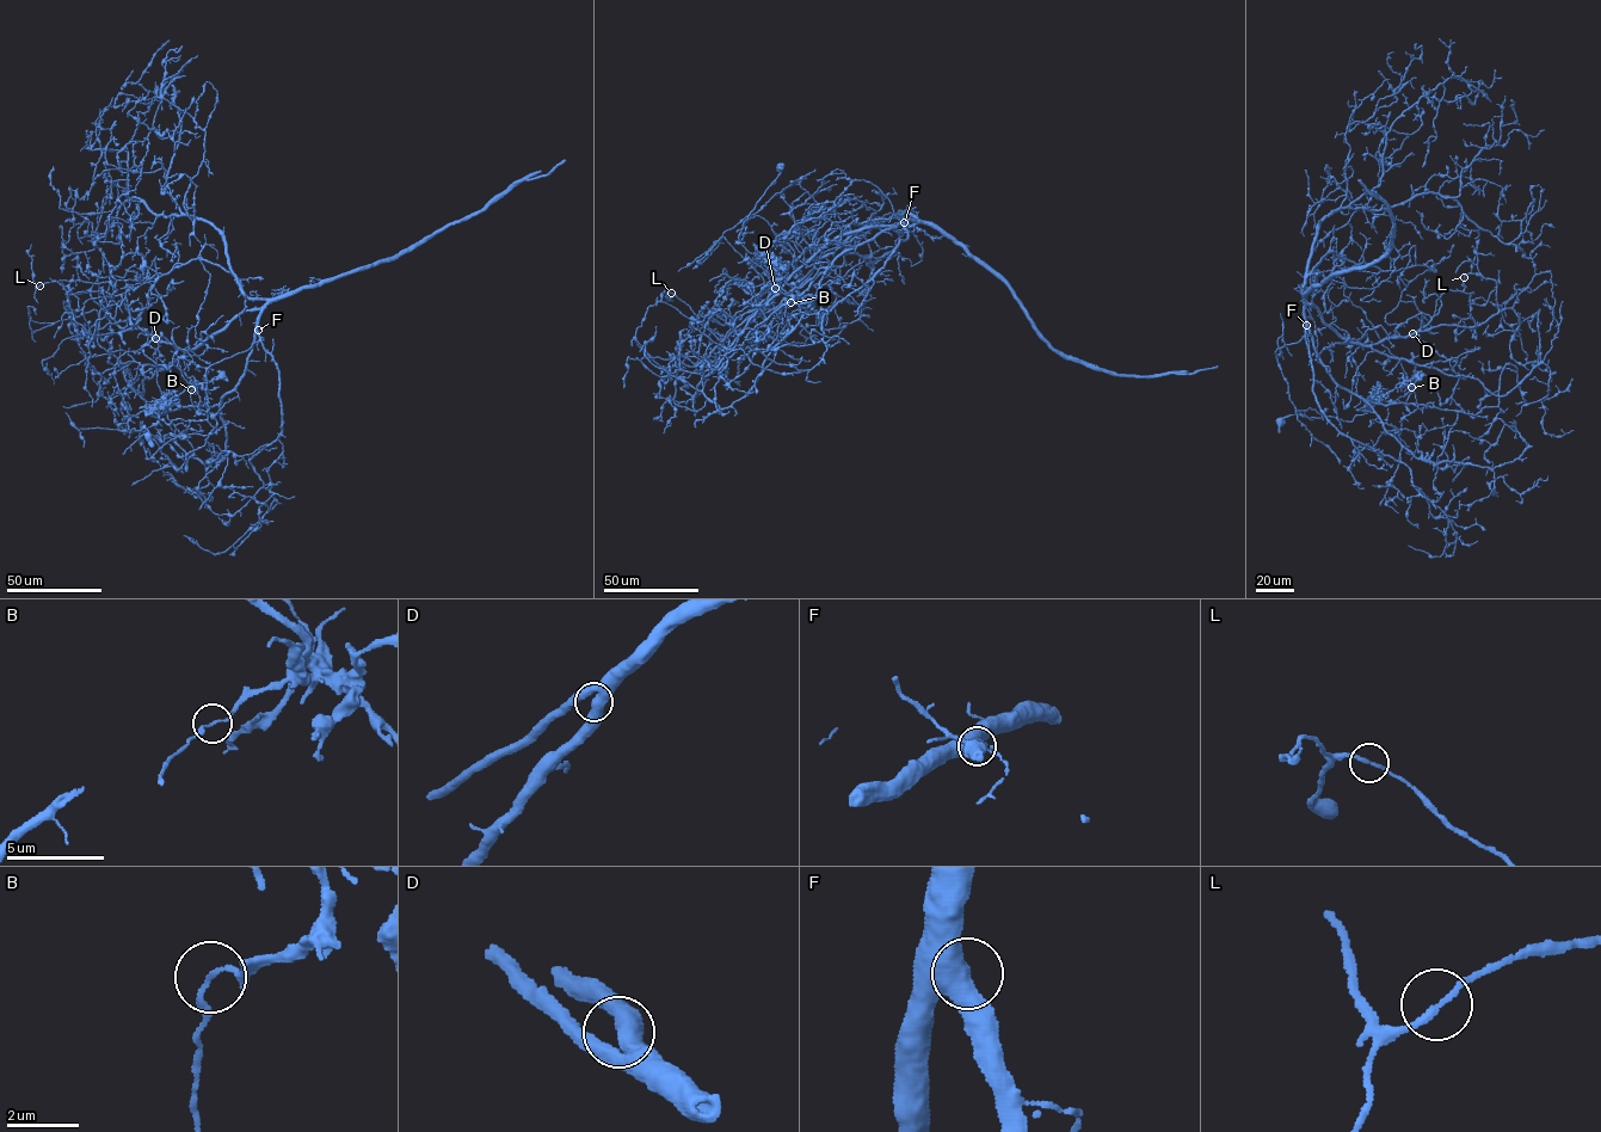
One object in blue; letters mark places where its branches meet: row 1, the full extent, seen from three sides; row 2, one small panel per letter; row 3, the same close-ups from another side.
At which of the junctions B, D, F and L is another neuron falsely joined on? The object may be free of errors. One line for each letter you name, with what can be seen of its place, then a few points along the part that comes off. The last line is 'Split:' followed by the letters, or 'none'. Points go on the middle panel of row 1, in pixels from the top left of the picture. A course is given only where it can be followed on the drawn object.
B: (790, 302) | (790, 302), (800, 299), (799, 294), (770, 263), (749, 252), (738, 238), (744, 222), (781, 168)
Split: B

